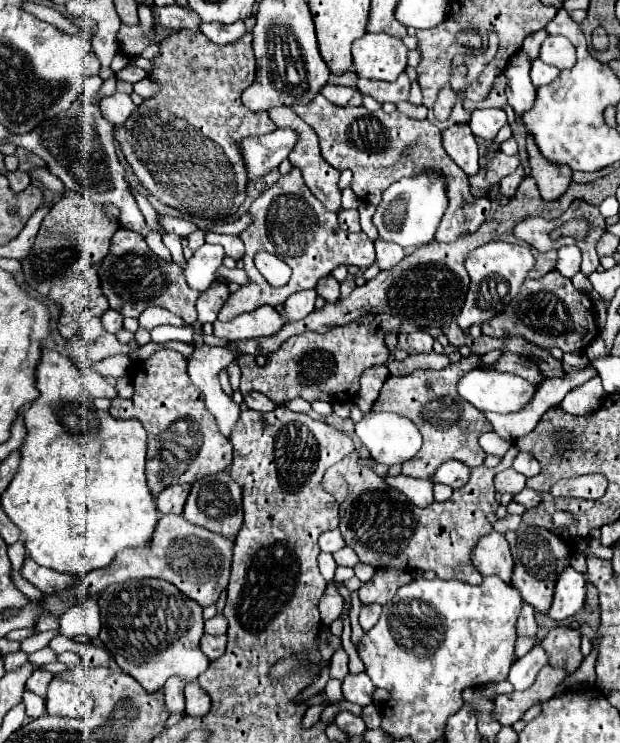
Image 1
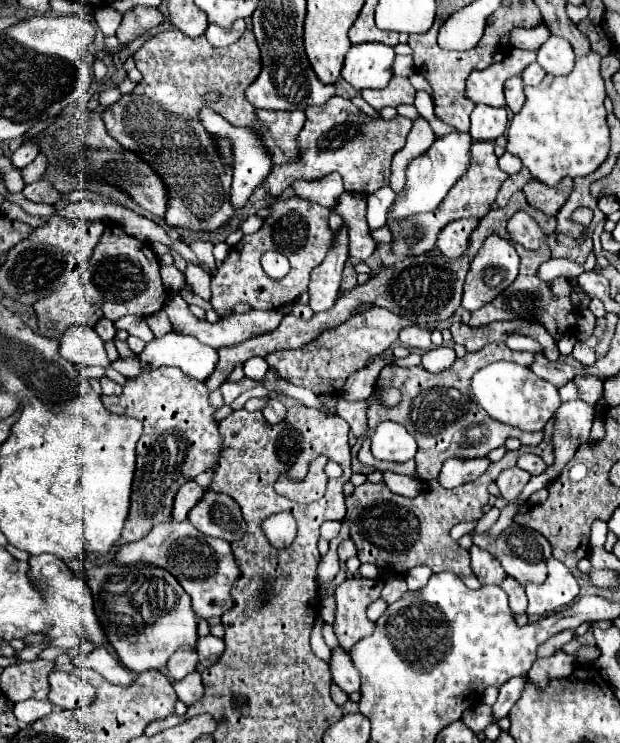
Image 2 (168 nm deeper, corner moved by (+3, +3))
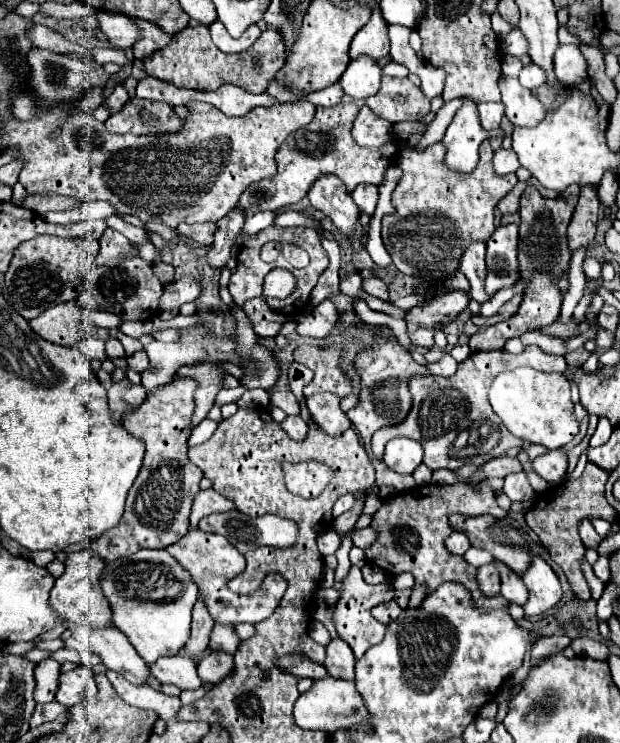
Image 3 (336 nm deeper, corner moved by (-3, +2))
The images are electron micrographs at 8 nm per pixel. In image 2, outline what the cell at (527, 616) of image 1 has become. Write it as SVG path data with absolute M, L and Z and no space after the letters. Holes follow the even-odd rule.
M506 576L506 580L500 584L504 588L504 592L508 594L508 600L510 600L510 608L514 614L522 614L526 612L526 606L528 606L528 600L526 600L526 592L524 592L524 586L522 584L516 584L516 580L512 580L510 576Z

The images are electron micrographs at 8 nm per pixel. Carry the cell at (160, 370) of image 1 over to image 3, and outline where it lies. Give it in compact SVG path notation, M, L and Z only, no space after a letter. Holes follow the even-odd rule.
M178 377L176 381L164 385L156 393L150 393L146 401L136 407L132 413L124 413L122 423L130 429L138 439L146 443L146 455L136 477L128 499L126 511L114 529L106 531L96 541L90 541L88 547L94 549L104 561L114 561L118 557L134 555L138 549L164 549L184 537L190 523L190 505L194 493L200 491L198 483L202 479L202 471L190 463L186 457L188 439L192 433L192 415L194 415L194 391L198 389L198 381L192 377ZM124 541L124 547L118 545Z

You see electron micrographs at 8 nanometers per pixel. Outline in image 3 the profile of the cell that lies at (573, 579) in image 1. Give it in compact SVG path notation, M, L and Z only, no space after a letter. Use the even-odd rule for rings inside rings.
M536 557L532 561L530 569L526 569L522 579L530 593L530 599L524 607L526 615L542 615L542 613L550 611L564 595L560 577L542 557Z

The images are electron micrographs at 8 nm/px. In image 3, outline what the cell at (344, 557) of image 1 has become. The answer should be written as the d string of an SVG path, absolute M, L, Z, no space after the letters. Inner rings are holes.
M366 527L366 529L356 531L356 533L352 535L352 541L354 541L354 545L356 545L356 547L360 547L360 549L370 547L370 545L372 545L372 541L374 541L374 529Z

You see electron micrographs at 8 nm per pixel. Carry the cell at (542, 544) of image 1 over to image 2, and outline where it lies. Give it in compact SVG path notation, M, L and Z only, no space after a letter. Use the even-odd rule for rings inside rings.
M512 524L512 526L506 528L506 532L502 532L496 538L492 538L488 532L472 532L470 536L472 536L476 546L492 552L492 556L498 556L506 574L512 576L514 580L518 580L520 584L528 584L528 582L540 584L540 582L546 580L546 560L552 556L552 548L540 532L536 532L532 528Z

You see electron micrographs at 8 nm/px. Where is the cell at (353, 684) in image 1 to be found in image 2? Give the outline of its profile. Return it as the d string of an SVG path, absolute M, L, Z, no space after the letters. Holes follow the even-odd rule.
M340 646L332 650L332 656L330 656L330 674L332 674L332 680L346 694L352 694L352 692L360 690L360 674L358 674L358 670L352 664L350 654L346 650L342 650Z

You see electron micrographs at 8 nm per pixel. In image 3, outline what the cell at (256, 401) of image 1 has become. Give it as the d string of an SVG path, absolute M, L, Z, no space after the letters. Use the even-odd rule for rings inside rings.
M288 415L288 417L280 423L280 427L282 427L292 439L296 439L296 441L300 441L302 437L306 437L306 429L308 429L308 425L304 423L304 419L302 419L300 415Z

